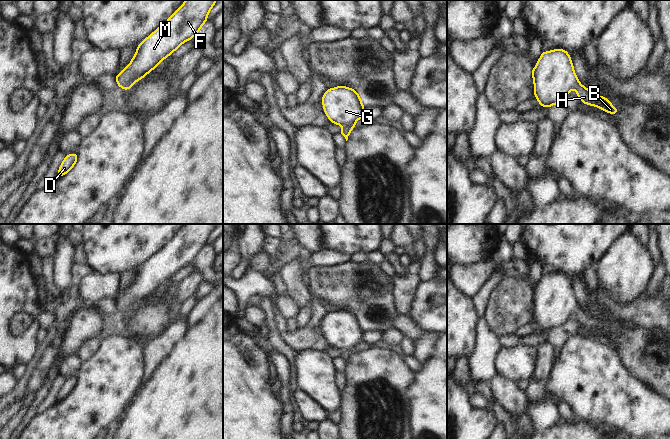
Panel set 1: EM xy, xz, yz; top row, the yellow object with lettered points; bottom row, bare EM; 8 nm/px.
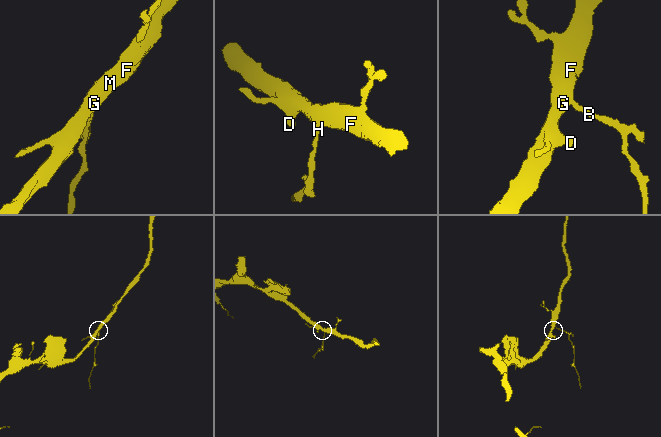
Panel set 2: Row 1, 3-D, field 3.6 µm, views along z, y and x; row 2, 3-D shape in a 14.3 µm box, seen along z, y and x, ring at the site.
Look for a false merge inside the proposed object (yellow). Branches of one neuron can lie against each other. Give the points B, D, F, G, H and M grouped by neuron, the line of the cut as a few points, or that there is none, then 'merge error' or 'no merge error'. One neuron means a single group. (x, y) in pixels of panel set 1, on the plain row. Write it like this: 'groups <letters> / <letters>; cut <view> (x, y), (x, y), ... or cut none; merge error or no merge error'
groups B D F G H M; cut none; no merge error

